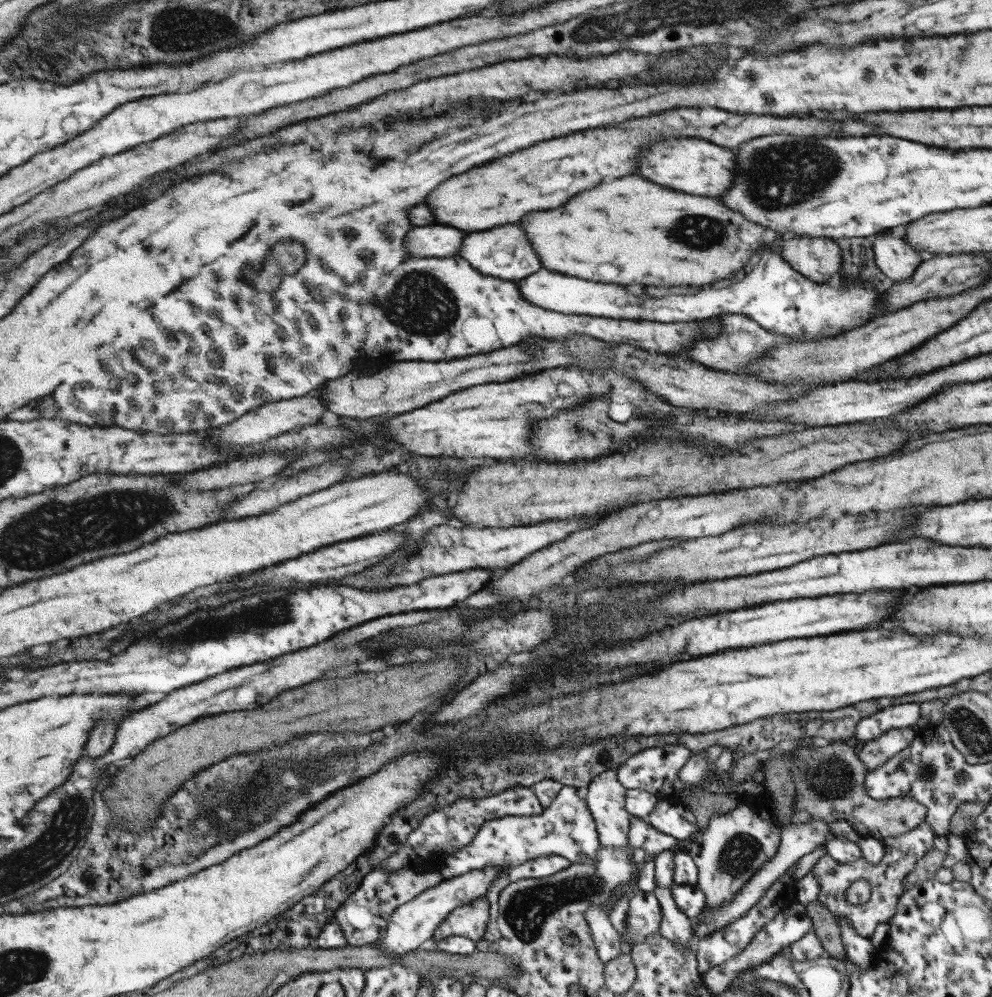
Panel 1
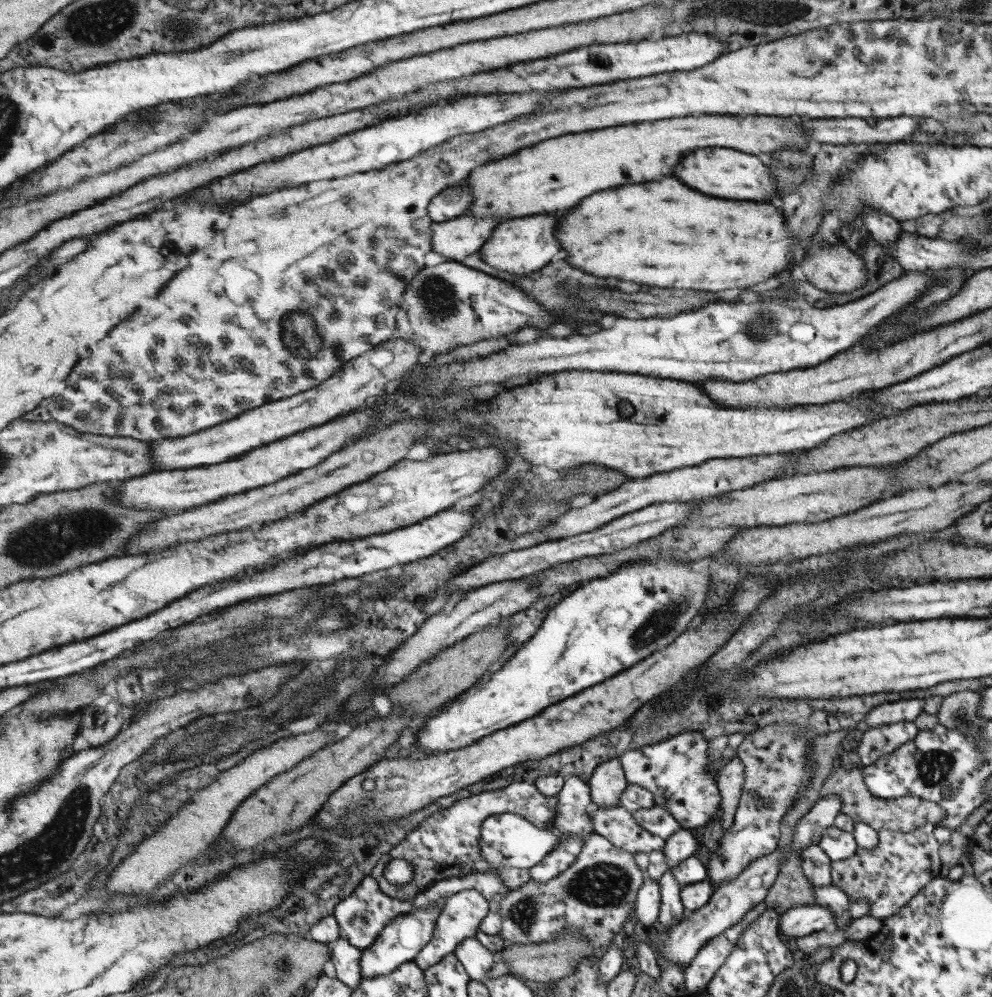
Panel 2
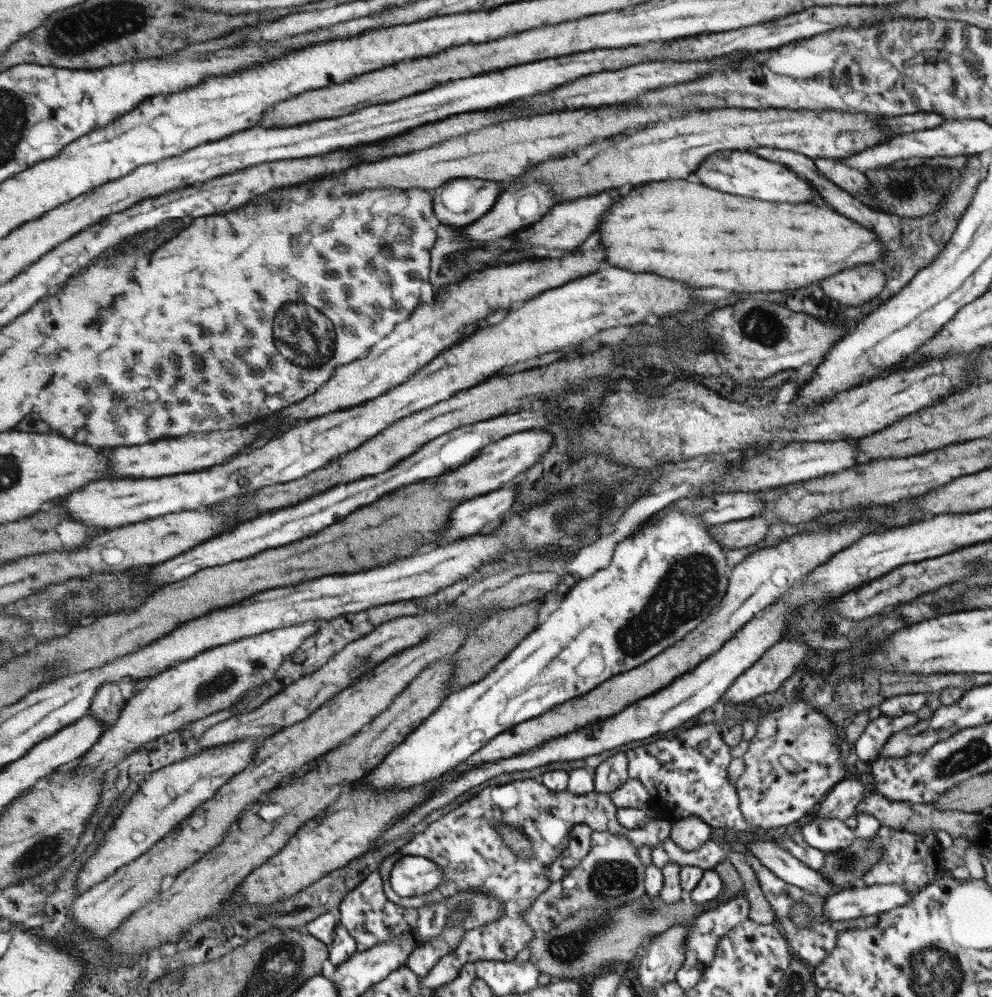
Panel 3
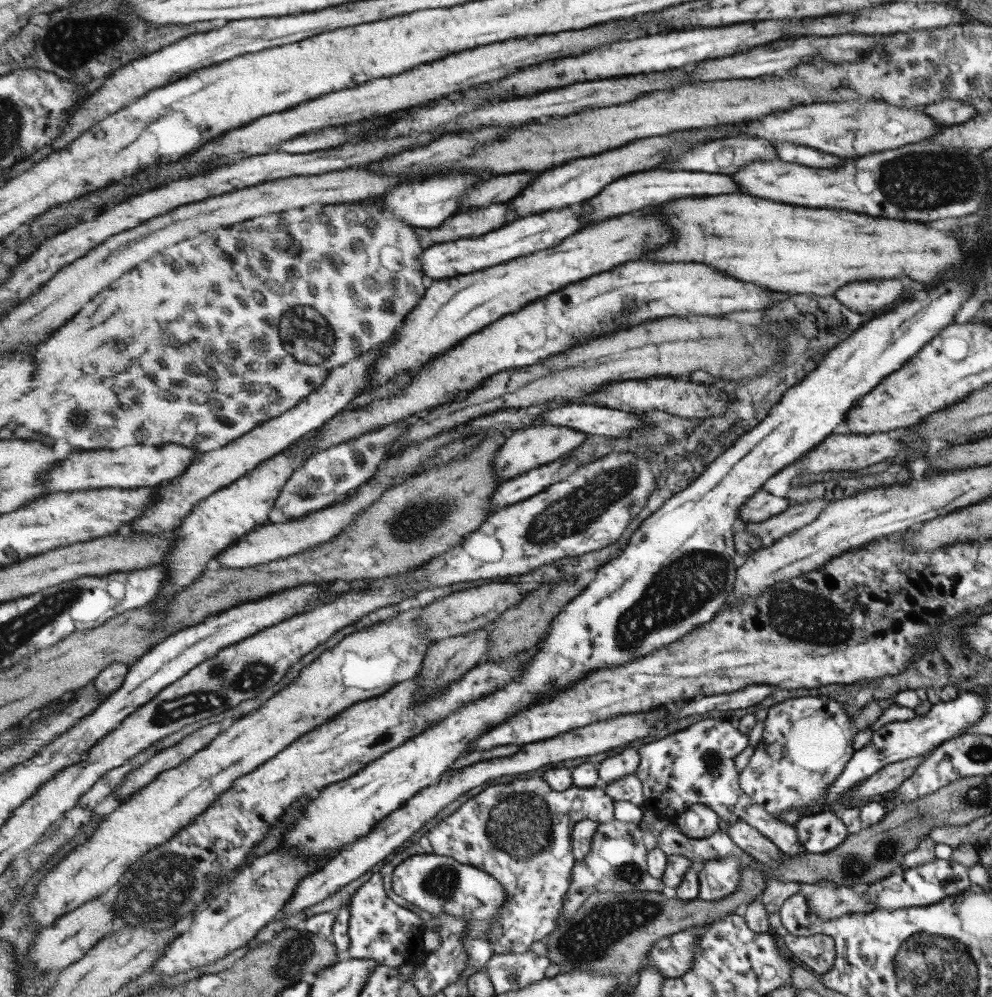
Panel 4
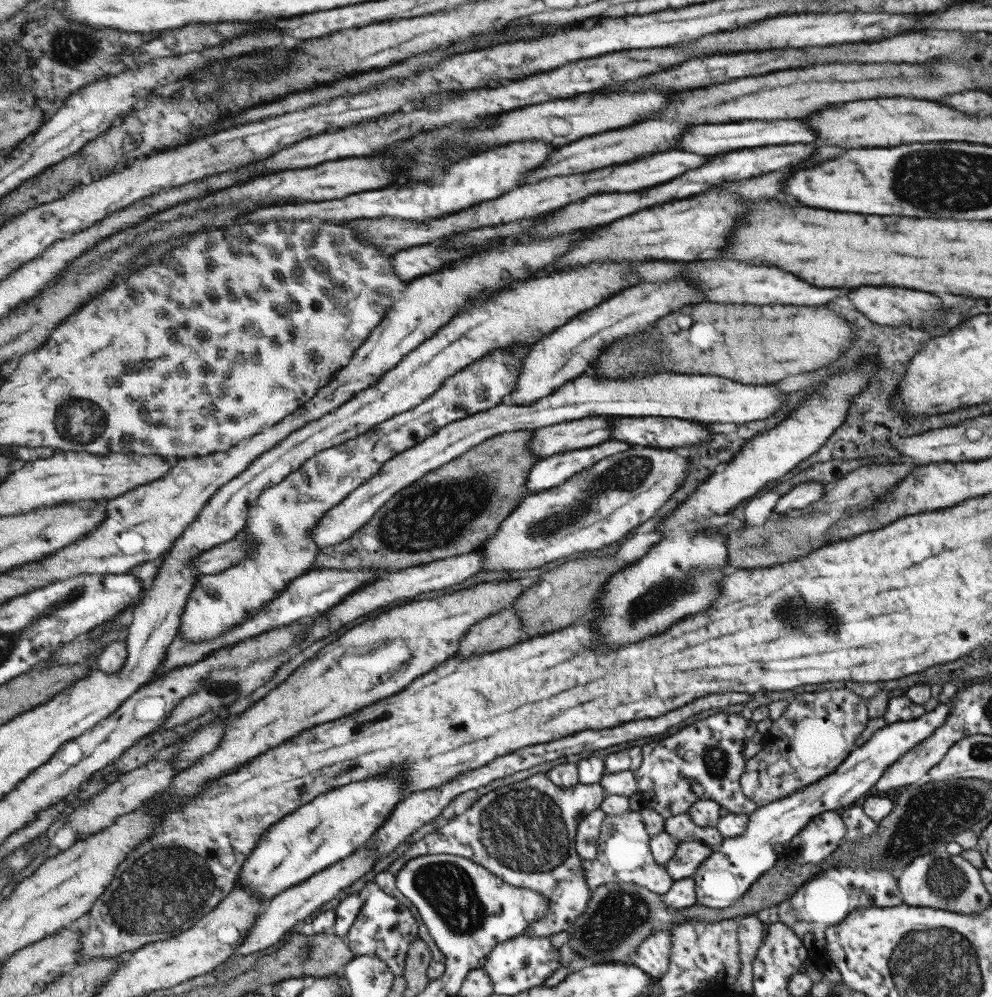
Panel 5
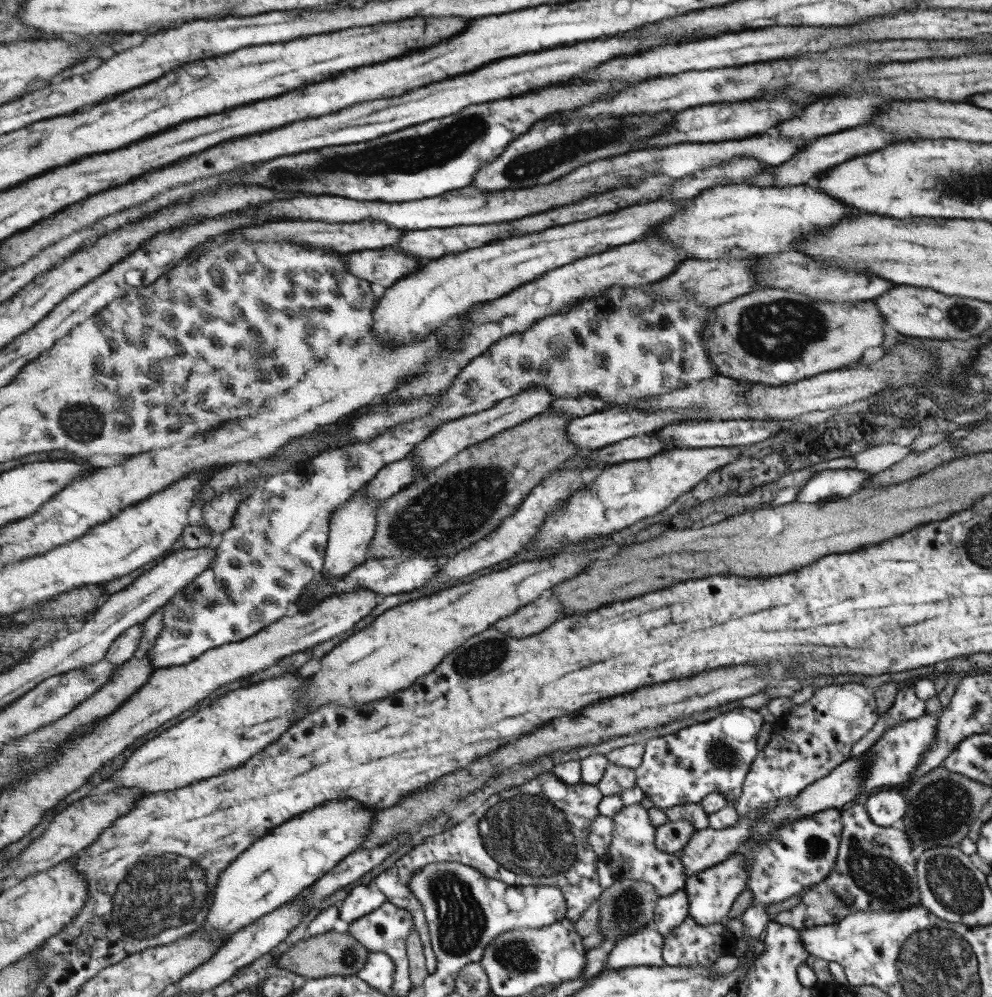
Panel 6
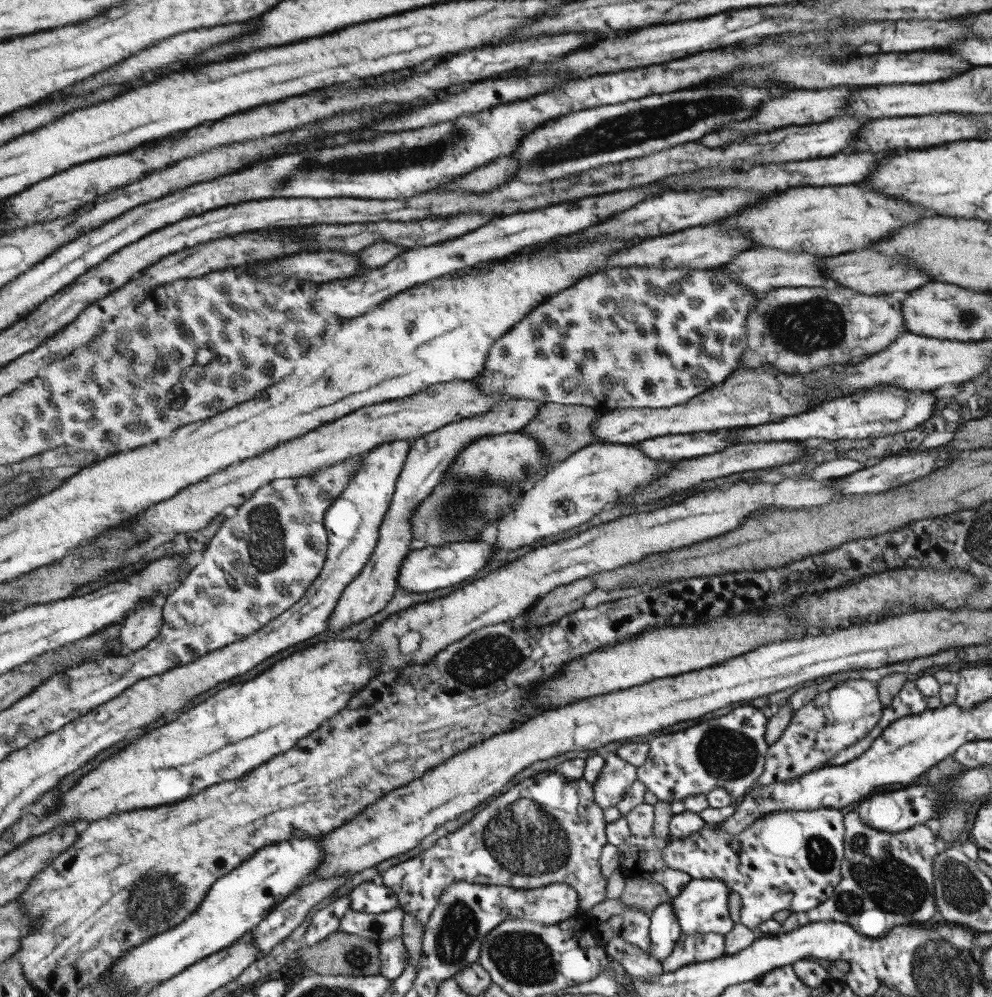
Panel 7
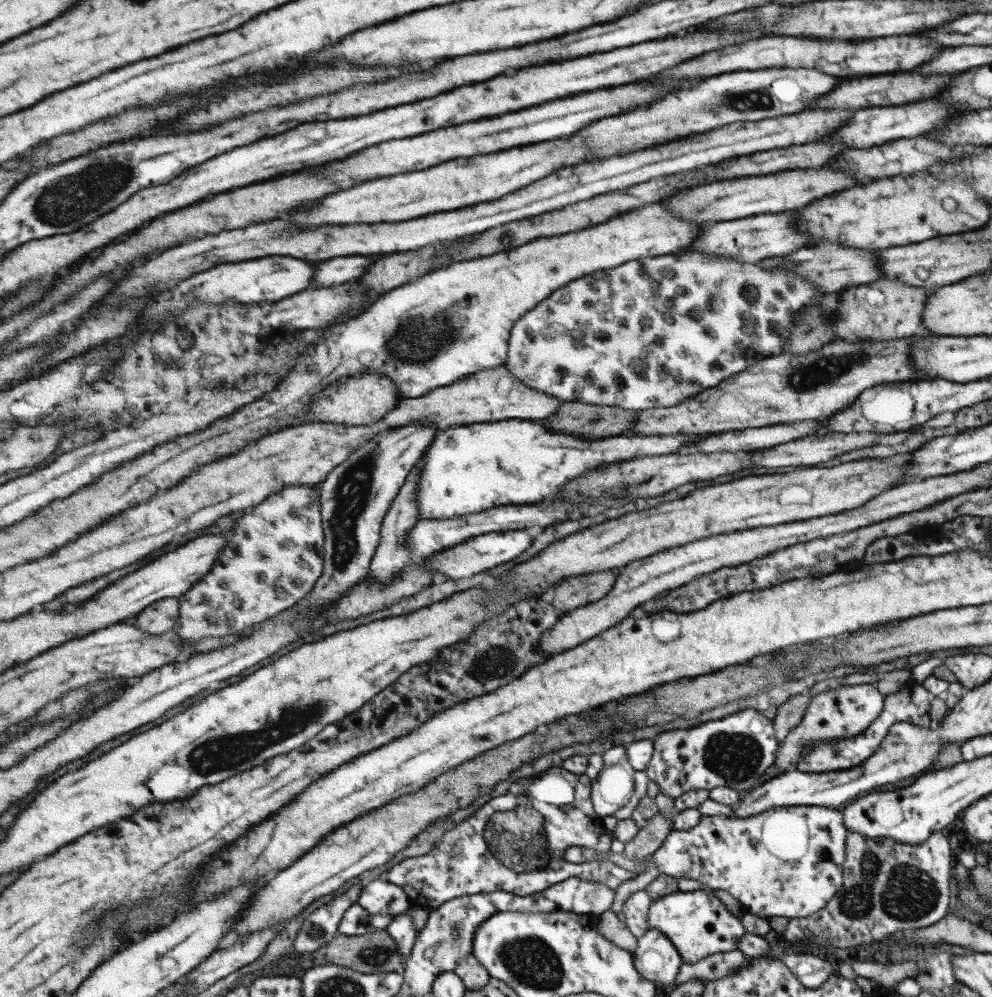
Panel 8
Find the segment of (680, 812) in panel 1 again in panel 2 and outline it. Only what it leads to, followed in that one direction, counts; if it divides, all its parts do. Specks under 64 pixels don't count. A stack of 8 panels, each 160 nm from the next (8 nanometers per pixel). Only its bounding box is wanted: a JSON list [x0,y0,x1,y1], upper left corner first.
[631,804,681,840]

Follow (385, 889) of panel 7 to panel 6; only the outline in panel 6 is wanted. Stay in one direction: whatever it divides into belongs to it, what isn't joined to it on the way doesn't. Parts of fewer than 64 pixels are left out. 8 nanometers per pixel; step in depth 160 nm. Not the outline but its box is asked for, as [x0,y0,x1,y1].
[340,885,388,924]

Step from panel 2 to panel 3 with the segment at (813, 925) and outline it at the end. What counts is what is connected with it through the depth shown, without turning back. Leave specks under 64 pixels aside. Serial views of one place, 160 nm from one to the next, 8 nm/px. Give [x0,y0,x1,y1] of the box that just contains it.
[822,884,918,920]

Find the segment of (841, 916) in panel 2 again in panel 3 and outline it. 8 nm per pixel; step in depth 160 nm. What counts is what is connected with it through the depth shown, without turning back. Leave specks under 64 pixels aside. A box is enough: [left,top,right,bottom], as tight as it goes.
[747,839,834,898]

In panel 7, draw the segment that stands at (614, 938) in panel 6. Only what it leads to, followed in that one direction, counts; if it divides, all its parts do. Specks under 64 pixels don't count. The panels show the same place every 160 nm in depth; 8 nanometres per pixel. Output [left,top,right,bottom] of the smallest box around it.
[619,878,670,914]

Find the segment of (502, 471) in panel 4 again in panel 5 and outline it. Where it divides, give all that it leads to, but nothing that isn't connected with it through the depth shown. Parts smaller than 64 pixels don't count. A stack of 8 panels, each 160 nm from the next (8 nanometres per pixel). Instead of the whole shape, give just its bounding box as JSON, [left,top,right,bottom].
[530,416,610,459]

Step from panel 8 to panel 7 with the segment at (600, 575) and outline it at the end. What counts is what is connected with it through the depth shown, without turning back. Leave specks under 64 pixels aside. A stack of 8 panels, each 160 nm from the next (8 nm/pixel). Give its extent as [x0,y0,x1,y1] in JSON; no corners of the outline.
[529,576,594,624]

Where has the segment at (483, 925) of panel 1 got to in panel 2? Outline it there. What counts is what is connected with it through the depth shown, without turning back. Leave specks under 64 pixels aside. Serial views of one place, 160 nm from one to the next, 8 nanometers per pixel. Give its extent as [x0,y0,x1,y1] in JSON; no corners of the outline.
[414,889,490,972]

